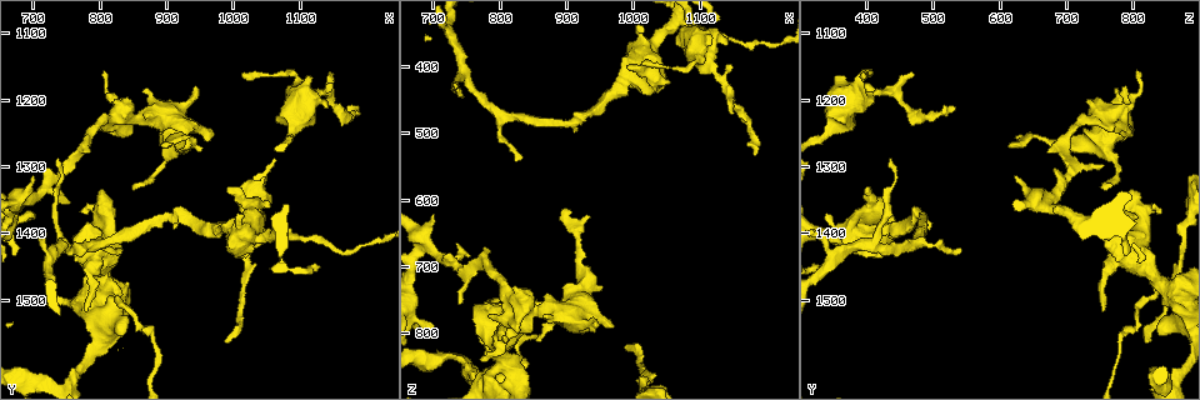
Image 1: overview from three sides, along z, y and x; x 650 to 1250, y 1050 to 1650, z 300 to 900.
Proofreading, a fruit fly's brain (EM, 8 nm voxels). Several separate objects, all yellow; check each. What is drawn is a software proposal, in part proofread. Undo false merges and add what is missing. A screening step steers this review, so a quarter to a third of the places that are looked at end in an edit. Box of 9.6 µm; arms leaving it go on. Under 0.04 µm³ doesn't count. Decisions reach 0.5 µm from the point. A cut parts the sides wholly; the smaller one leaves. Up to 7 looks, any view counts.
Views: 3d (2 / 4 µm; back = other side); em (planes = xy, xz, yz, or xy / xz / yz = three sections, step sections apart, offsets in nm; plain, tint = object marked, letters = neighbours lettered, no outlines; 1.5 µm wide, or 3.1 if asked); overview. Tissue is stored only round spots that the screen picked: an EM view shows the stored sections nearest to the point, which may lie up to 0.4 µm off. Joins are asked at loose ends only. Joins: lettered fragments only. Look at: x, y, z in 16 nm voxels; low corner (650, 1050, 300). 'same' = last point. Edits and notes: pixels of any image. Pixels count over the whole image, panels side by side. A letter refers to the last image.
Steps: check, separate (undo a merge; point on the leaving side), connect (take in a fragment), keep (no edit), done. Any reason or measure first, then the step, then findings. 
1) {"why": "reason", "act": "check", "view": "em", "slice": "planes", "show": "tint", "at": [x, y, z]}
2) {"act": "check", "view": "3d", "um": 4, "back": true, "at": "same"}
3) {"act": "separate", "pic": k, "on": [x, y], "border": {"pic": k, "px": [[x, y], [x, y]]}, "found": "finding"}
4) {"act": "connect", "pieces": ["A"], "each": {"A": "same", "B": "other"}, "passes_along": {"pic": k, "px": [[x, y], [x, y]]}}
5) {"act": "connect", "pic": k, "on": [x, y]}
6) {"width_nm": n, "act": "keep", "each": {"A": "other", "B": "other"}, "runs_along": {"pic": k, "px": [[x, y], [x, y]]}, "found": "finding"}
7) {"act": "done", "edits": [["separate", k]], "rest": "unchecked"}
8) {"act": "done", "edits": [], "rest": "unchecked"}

{"why": "an open end", "act": "check", "view": "em", "slice": "planes", "show": "tint", "at": [785, 1250, 770]}

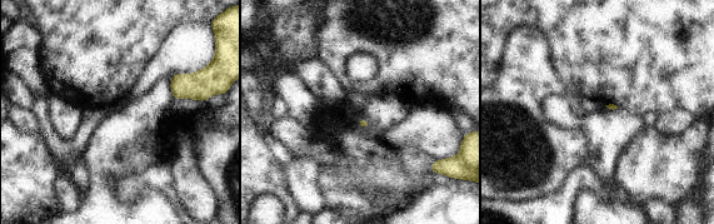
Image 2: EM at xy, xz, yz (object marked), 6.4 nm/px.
{"act": "check", "view": "em", "slice": "planes", "show": "letters", "at": "same"}

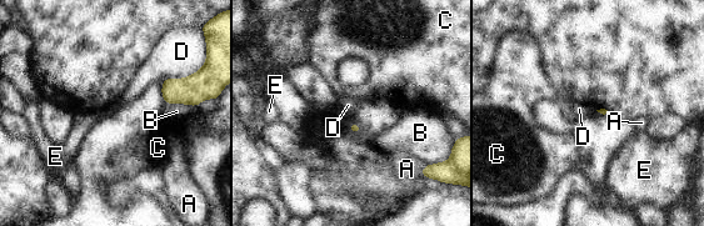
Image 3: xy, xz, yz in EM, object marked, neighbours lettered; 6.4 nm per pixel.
{"act": "keep", "each": {"A": "other", "B": "other", "C": "other", "D": "other", "E": "other"}, "border": {"pic": 3, "px": [[189, 75], [163, 80]]}, "found": "none of them fits"}

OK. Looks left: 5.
{"why": "an open end", "act": "check", "view": "em", "slice": "yz", "step": 8, "show": "letters", "at": [700, 1380, 810]}

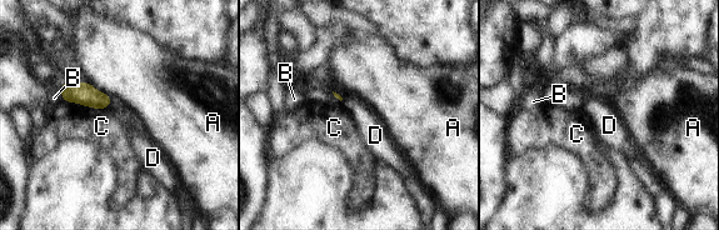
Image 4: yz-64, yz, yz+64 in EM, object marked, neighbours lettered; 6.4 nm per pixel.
{"act": "keep", "each": {"A": "other", "B": "other", "C": "other", "D": "other"}, "border": {"pic": 4, "px": [[111, 103], [105, 108]]}, "found": "no lettered fragment goes on from it"}

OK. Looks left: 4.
{"why": "thin end", "act": "check", "view": "em", "slice": "planes", "show": "letters", "at": [825, 1425, 545]}

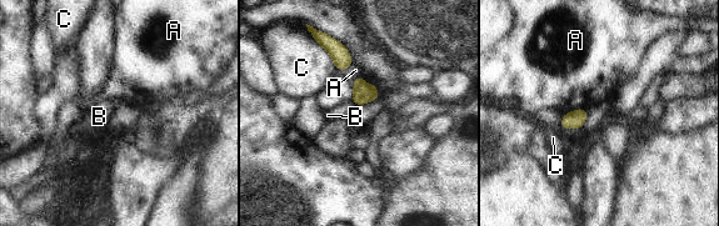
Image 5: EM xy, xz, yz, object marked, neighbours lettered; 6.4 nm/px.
{"act": "keep", "each": {"A": "other", "B": "other", "C": "other"}, "border": {"pic": 5, "px": [[351, 100], [356, 105]]}, "found": "no lettered fragment goes on from it"}

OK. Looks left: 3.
{"act": "done", "edits": [], "rest": "unchecked"}

